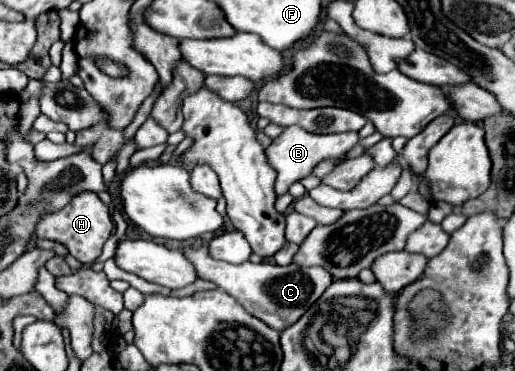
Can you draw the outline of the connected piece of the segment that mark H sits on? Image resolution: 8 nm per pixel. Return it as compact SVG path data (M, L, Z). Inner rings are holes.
M82 192L66 208L46 214L36 228L36 236L64 244L76 260L80 260L82 264L90 264L102 254L102 246L112 234L112 230L114 224L108 206L94 192Z

